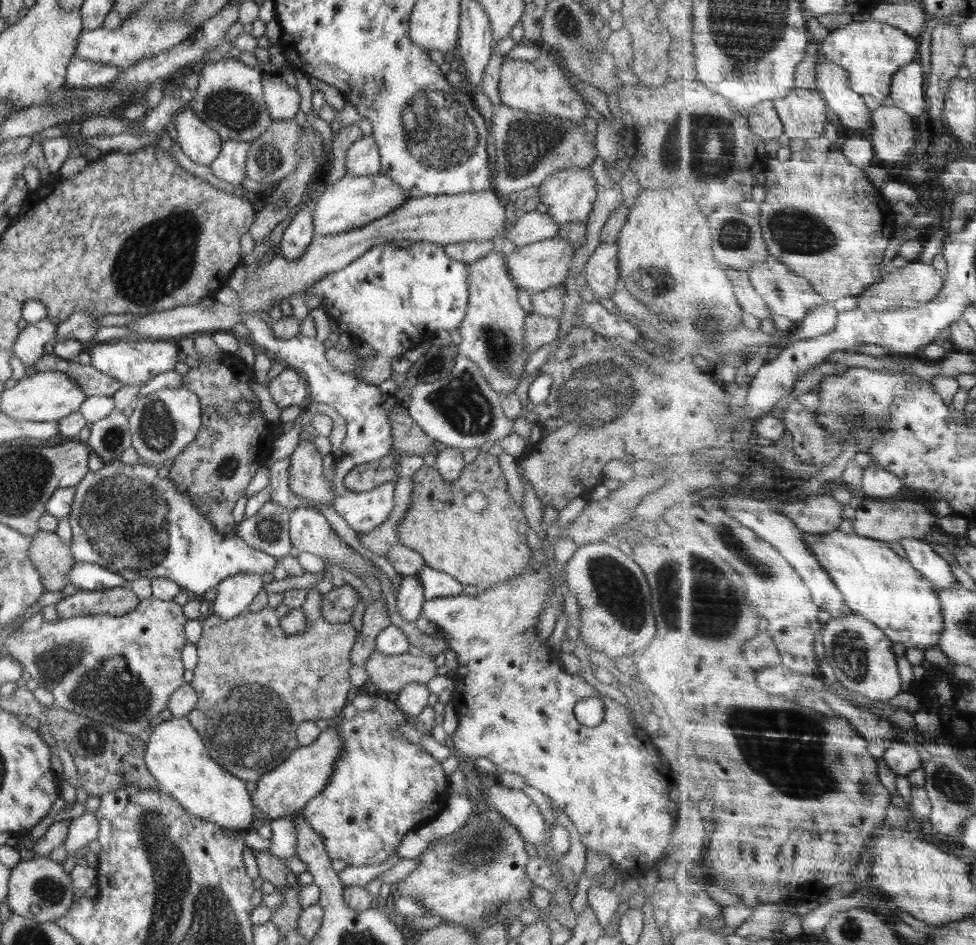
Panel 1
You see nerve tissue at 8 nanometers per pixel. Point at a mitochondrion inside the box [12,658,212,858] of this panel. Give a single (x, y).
(92, 738)

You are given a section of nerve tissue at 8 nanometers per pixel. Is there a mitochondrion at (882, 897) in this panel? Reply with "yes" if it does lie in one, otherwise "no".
no

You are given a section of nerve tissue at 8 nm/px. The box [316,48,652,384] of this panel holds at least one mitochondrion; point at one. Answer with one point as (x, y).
(439, 128)

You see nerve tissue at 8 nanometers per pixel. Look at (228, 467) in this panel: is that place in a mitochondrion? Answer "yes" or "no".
yes

